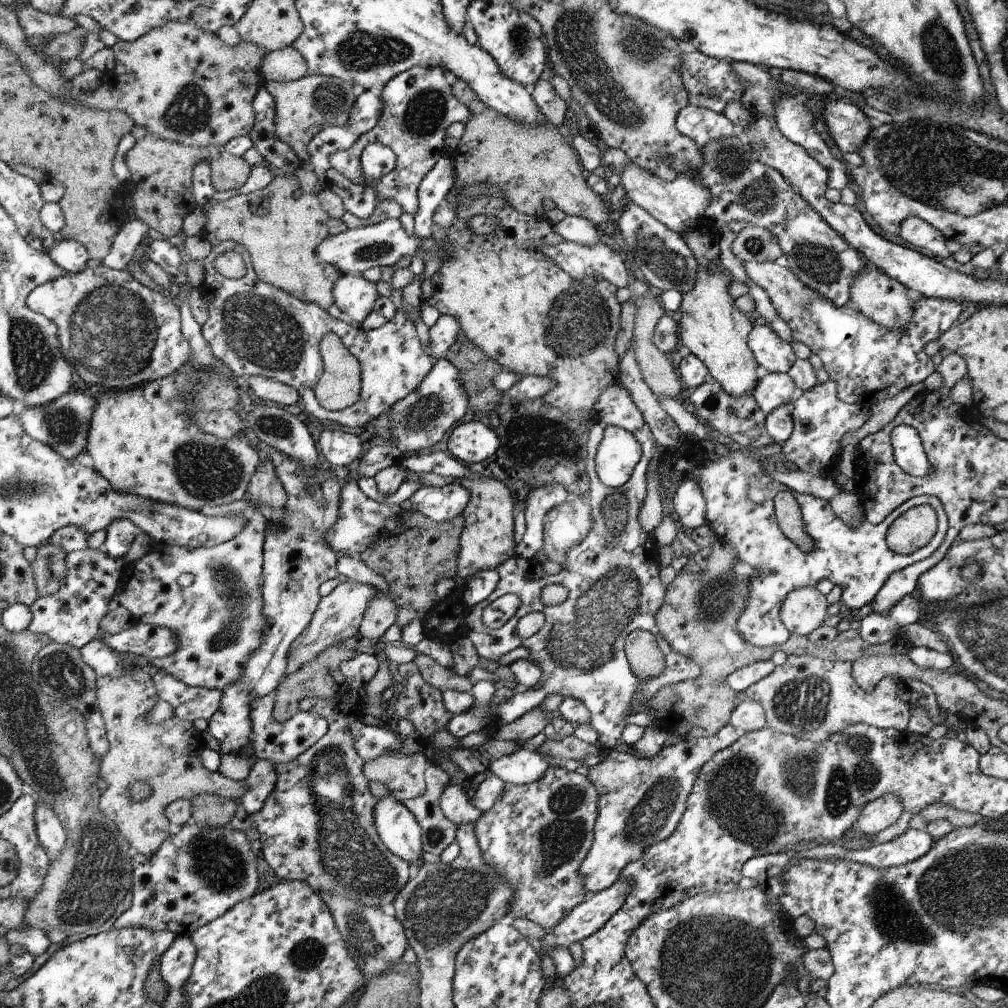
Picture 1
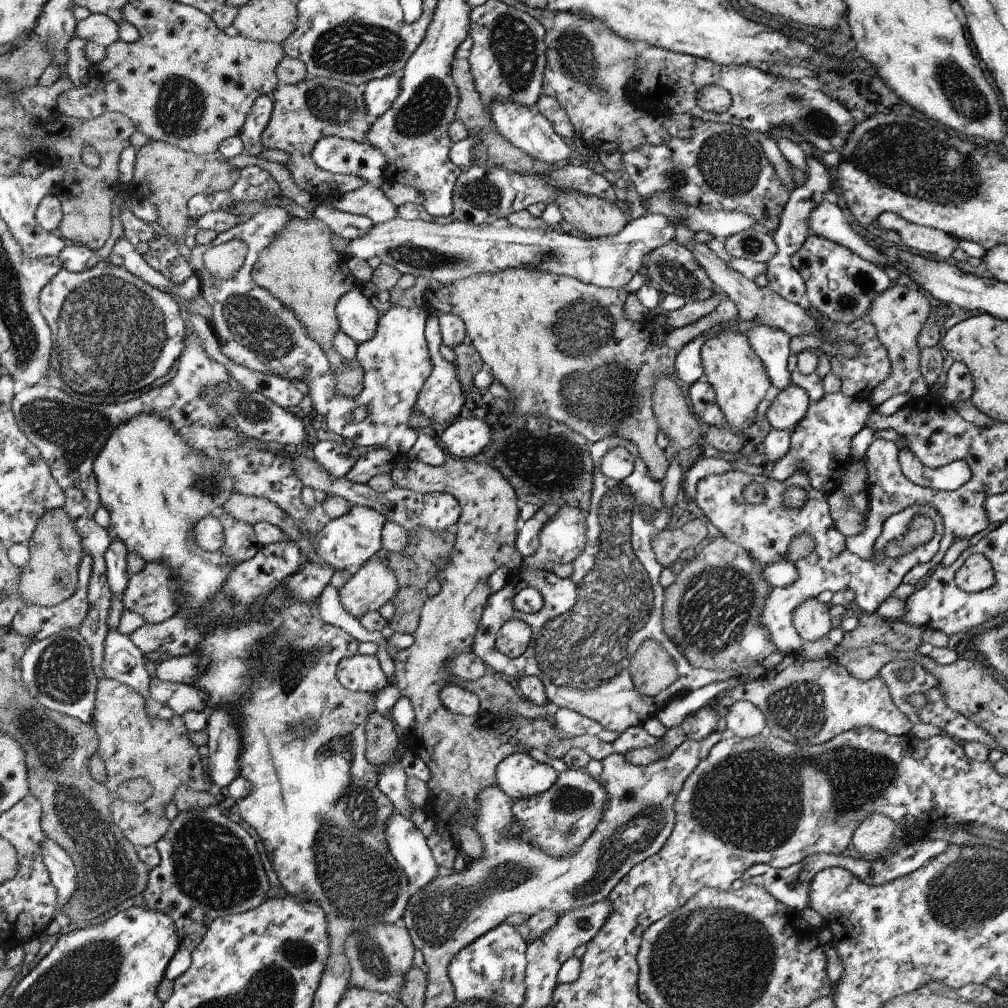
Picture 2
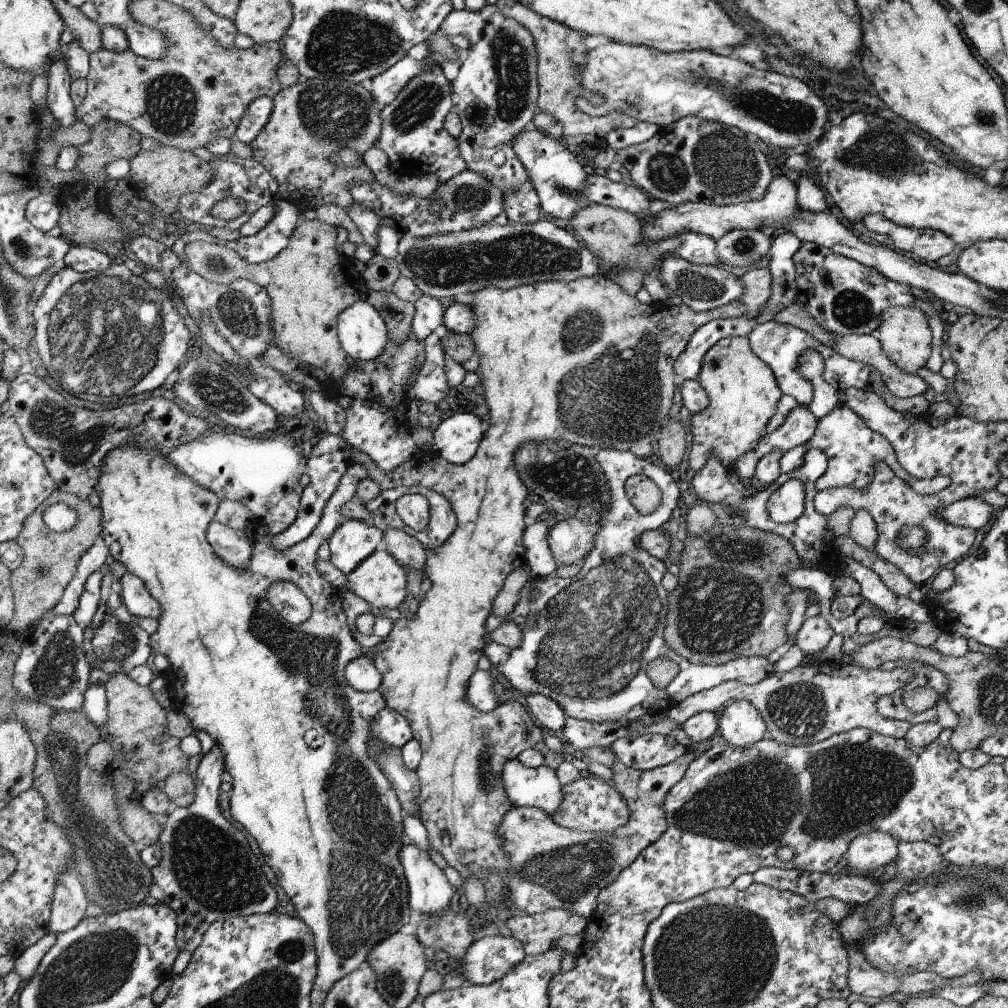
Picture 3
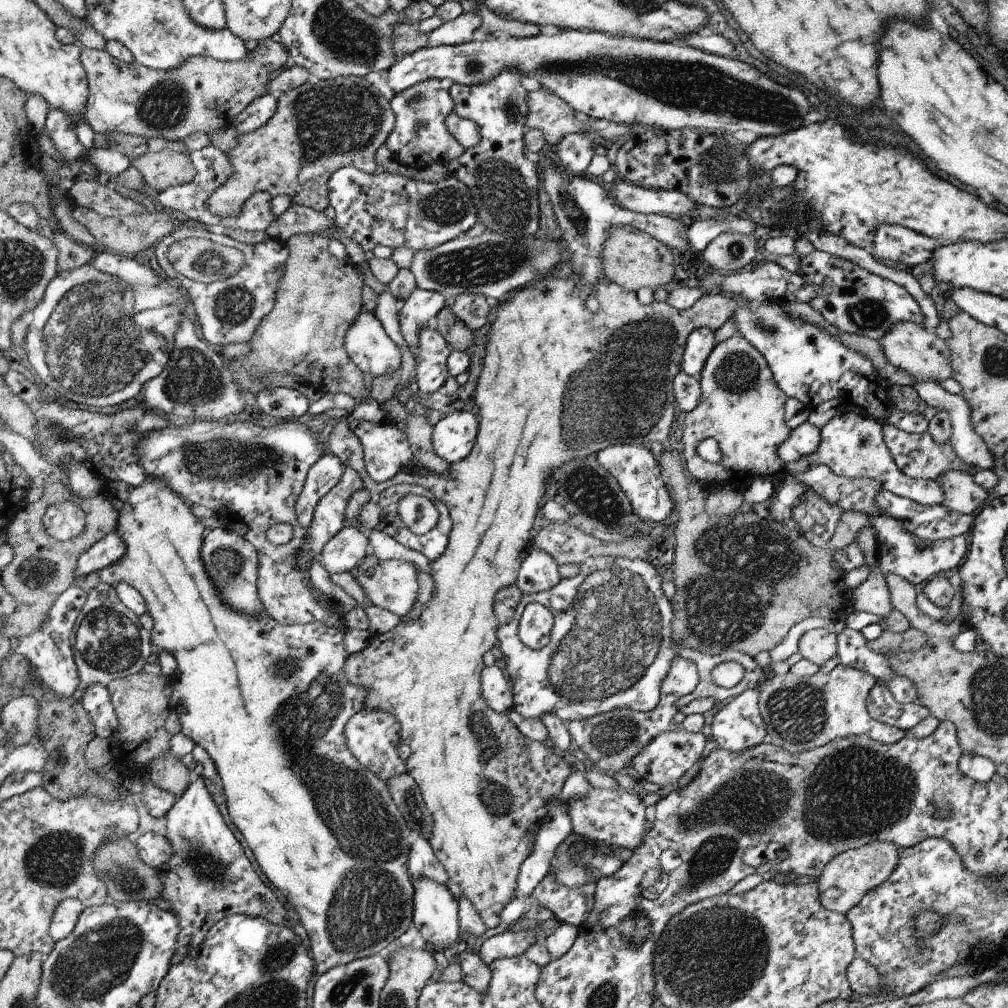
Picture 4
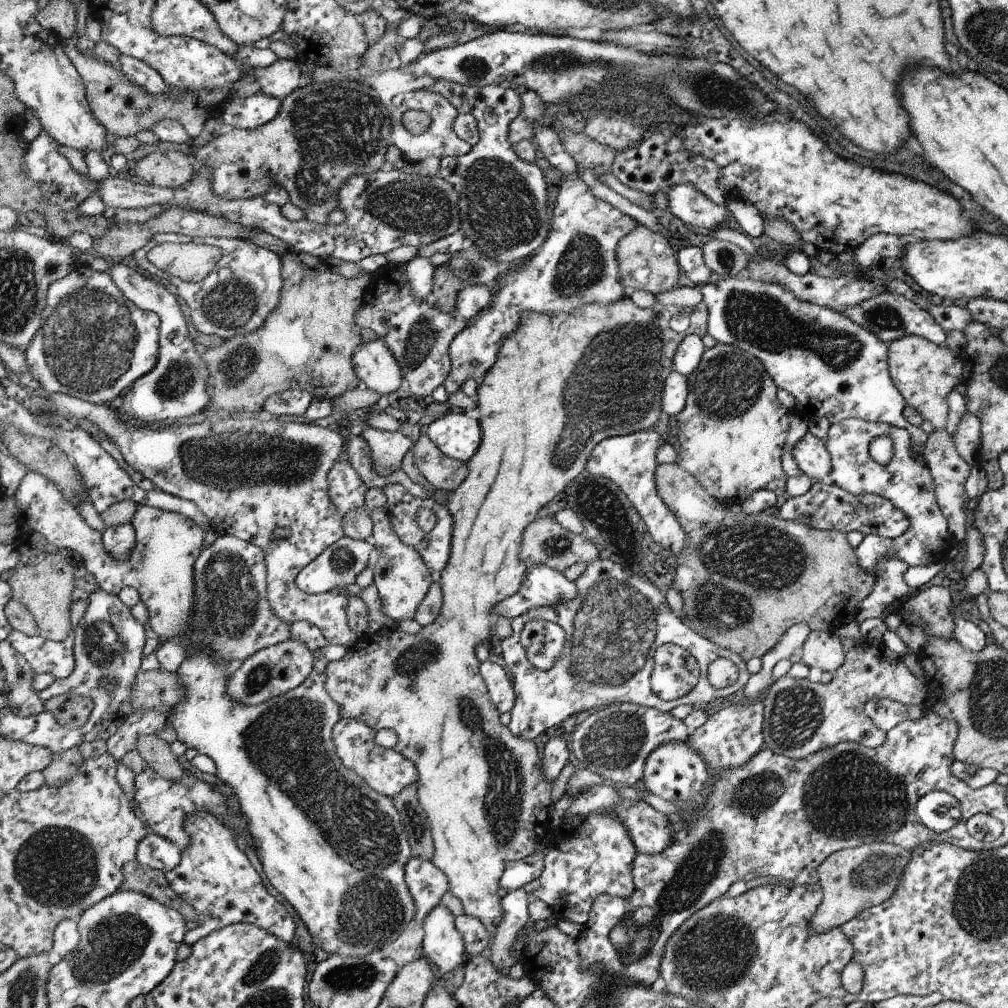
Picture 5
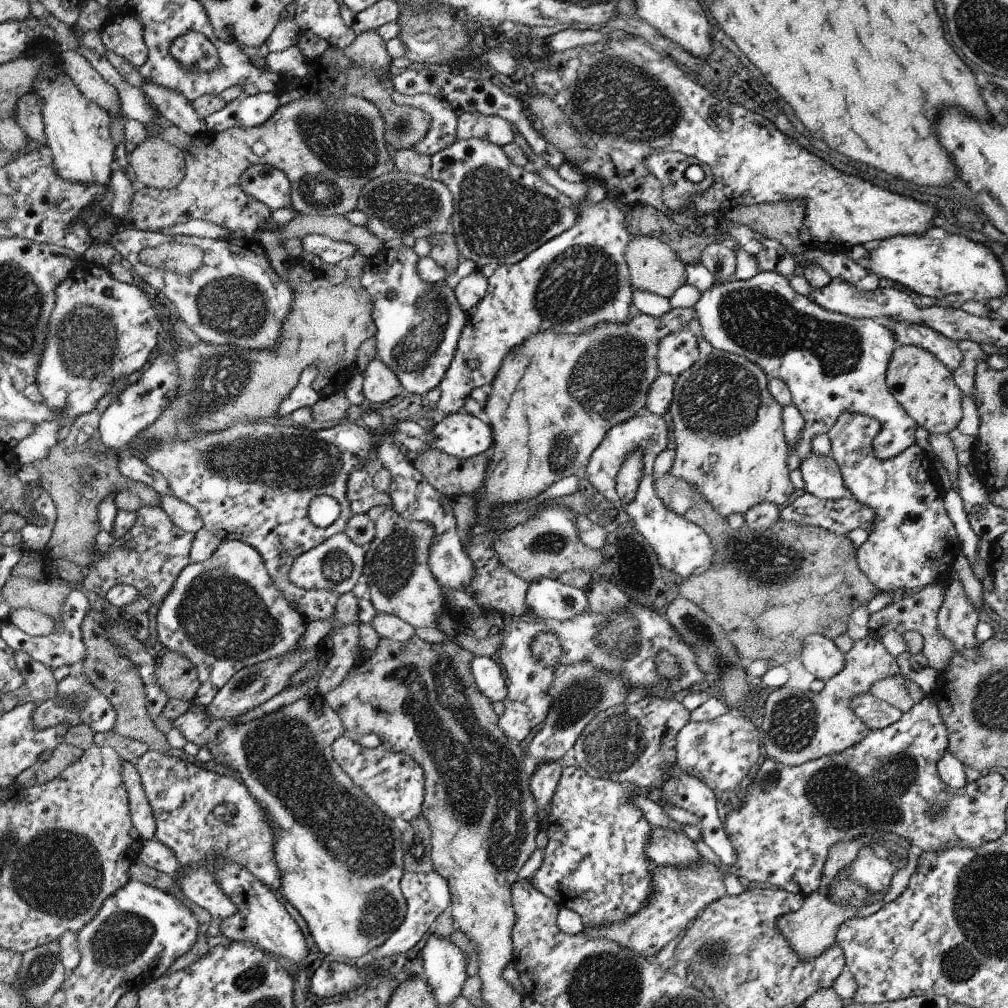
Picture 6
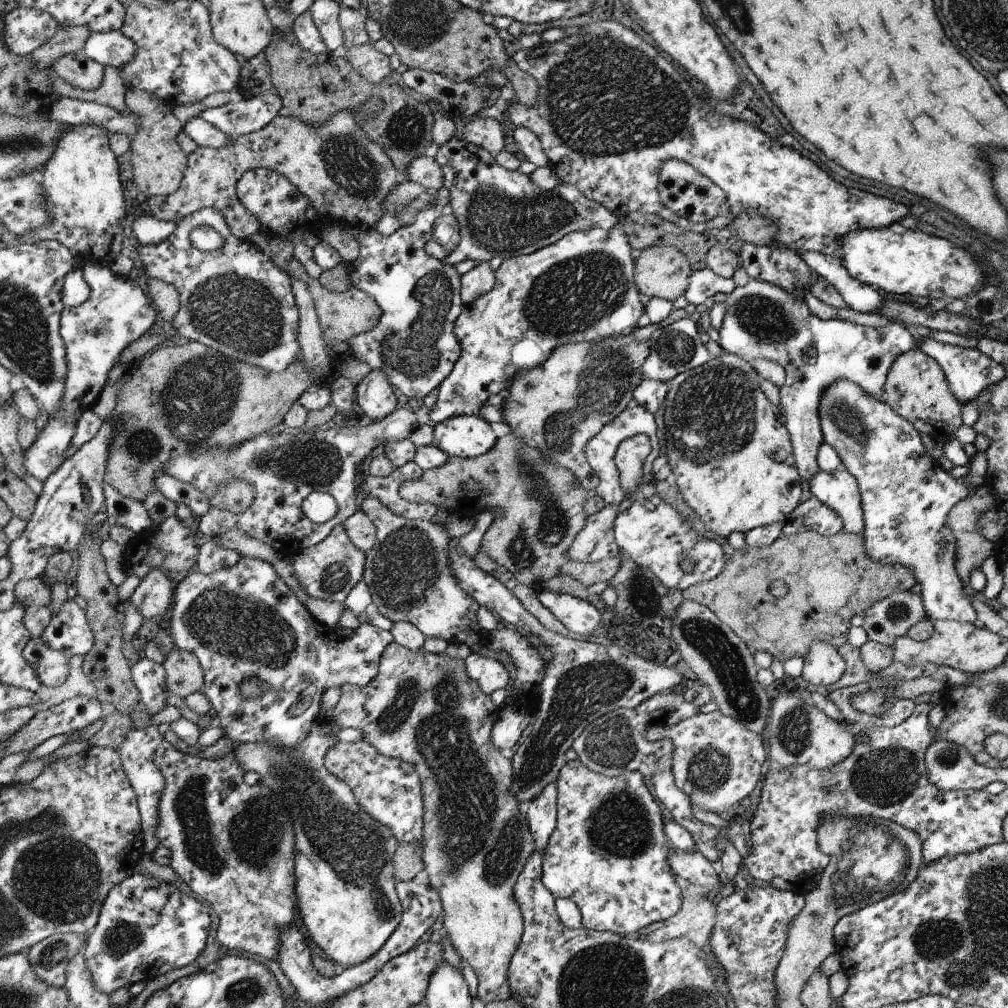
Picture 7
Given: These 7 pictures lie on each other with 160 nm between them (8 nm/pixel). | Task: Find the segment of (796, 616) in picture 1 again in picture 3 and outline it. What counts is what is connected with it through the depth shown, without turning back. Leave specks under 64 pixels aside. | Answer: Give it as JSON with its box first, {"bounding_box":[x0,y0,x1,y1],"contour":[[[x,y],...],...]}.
{"bounding_box":[666,611,914,746],"contour":[[[826,611],[818,613],[802,619],[803,626],[799,628],[799,634],[796,635],[795,643],[797,648],[801,650],[804,656],[810,656],[816,661],[806,664],[806,666],[798,665],[790,671],[776,672],[767,676],[755,685],[745,685],[738,681],[728,681],[707,691],[700,691],[685,698],[680,704],[672,707],[666,716],[676,722],[679,726],[687,722],[691,716],[702,711],[715,712],[724,706],[726,702],[732,700],[750,701],[761,713],[764,715],[764,720],[768,723],[769,738],[777,740],[786,746],[809,745],[812,743],[822,742],[830,739],[831,736],[852,731],[856,727],[866,727],[868,730],[879,732],[887,737],[894,737],[895,739],[904,739],[906,733],[912,725],[908,721],[901,721],[900,719],[889,719],[879,711],[878,702],[884,695],[891,695],[896,692],[897,688],[906,686],[908,682],[914,680],[914,669],[911,668],[895,668],[891,671],[883,671],[879,668],[874,668],[871,671],[857,667],[856,665],[848,665],[844,662],[829,663],[820,660],[819,655],[823,648],[826,648],[830,638],[835,634],[830,626],[830,619]]]}

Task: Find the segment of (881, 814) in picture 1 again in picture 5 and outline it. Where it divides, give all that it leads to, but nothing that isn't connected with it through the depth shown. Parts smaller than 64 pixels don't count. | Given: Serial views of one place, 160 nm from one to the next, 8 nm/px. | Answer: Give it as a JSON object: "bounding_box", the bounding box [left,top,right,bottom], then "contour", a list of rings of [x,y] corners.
{"bounding_box":[810,842,911,933],"contour":[[[884,842],[840,849],[830,855],[818,870],[823,900],[810,921],[813,931],[823,933],[840,927],[862,911],[887,901],[910,860],[911,851]]]}

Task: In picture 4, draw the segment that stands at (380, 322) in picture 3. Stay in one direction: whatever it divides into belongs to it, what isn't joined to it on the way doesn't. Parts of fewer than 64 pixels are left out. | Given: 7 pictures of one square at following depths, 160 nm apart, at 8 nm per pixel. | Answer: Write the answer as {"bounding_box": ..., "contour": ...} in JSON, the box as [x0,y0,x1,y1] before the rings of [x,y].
{"bounding_box":[346,310,400,378],"contour":[[[365,310],[352,324],[346,334],[346,349],[347,355],[363,369],[363,372],[370,372],[374,378],[386,373],[393,373],[400,368],[400,349],[384,331],[382,323],[373,312]]]}

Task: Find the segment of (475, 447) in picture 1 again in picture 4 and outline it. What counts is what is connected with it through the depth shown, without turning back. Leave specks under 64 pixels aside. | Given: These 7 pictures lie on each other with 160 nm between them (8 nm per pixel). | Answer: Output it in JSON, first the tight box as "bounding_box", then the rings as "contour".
{"bounding_box":[432,408,478,465],"contour":[[[470,408],[456,411],[433,426],[432,442],[435,451],[450,465],[467,458],[474,450],[478,420]]]}

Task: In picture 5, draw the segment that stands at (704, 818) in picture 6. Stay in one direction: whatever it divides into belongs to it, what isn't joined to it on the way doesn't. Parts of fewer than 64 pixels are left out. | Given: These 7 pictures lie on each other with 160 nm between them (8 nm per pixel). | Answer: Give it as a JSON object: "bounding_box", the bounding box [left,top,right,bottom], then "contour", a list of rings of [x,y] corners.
{"bounding_box":[642,741,709,806],"contour":[[[672,741],[671,743],[663,744],[663,746],[656,747],[651,752],[646,762],[646,768],[642,780],[646,789],[650,790],[652,794],[656,794],[664,800],[671,800],[677,806],[681,802],[689,802],[702,790],[702,784],[708,780],[709,771],[706,768],[705,760],[689,745],[688,741]]]}

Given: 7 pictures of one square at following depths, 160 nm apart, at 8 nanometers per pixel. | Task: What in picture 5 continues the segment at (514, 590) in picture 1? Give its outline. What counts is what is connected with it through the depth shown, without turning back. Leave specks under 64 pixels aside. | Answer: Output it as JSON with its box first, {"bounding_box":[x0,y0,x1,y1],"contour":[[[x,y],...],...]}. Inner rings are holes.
{"bounding_box":[500,430,751,740],"contour":[[[654,430],[604,439],[591,452],[586,470],[594,476],[612,479],[624,491],[637,513],[644,519],[653,540],[670,550],[672,555],[679,556],[679,552],[686,544],[687,534],[675,519],[673,511],[663,501],[663,497],[658,494],[655,479],[658,465],[656,453],[664,442],[666,442],[666,435],[659,435]],[[596,559],[587,565],[586,570],[573,583],[578,588],[578,595],[574,599],[556,603],[554,607],[538,607],[523,612],[511,620],[510,636],[500,641],[504,660],[502,664],[515,692],[515,705],[510,710],[512,718],[508,728],[517,737],[532,740],[544,730],[562,724],[570,716],[599,706],[634,703],[670,713],[672,709],[682,709],[686,705],[689,708],[694,704],[708,704],[746,686],[751,677],[746,666],[748,661],[742,655],[720,648],[694,632],[668,604],[664,592],[652,584],[649,575],[625,571],[624,567],[609,559]],[[533,618],[555,622],[565,630],[564,648],[553,667],[548,670],[536,668],[528,660],[521,643],[524,624]],[[666,643],[677,644],[688,650],[699,662],[700,670],[697,685],[688,694],[672,702],[658,698],[651,689],[654,652]],[[720,657],[729,658],[739,668],[738,680],[723,689],[714,688],[707,677],[710,663]]]}

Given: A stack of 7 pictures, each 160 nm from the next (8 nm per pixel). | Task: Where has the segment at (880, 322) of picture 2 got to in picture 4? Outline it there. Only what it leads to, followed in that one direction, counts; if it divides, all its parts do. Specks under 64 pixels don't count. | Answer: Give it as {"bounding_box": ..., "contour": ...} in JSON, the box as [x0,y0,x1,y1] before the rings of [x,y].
{"bounding_box":[880,321,954,383],"contour":[[[900,321],[880,338],[881,347],[887,361],[896,368],[905,370],[912,375],[914,383],[925,380],[939,382],[950,379],[954,376],[954,366],[952,366],[951,350],[946,340],[939,338],[933,330],[929,330],[923,325],[910,321]]]}

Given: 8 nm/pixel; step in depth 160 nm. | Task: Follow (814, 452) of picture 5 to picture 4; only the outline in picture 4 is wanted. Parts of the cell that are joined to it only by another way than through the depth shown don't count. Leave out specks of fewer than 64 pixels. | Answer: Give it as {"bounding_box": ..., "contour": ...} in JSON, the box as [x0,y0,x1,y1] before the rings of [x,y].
{"bounding_box":[778,421,821,463],"contour":[[[808,421],[803,422],[800,426],[791,430],[790,436],[778,450],[778,456],[785,463],[801,460],[802,457],[818,450],[821,435],[821,429],[817,426],[810,424]]]}

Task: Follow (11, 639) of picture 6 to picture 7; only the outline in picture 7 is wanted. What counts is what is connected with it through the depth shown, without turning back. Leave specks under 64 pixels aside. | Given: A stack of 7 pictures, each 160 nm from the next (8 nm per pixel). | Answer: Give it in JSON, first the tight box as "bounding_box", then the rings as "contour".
{"bounding_box":[42,598,94,656],"contour":[[[70,598],[64,603],[60,614],[42,636],[50,648],[72,656],[84,656],[94,644],[92,629],[88,624],[85,609]]]}

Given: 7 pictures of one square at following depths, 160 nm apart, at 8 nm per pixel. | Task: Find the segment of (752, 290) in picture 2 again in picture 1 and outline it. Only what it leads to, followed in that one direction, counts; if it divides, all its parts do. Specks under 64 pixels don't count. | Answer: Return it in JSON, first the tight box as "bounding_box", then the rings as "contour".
{"bounding_box":[620,160,712,238],"contour":[[[630,160],[626,162],[624,168],[626,170],[622,170],[620,178],[627,198],[632,200],[634,204],[638,204],[640,208],[644,208],[646,212],[654,216],[655,220],[662,222],[682,238],[684,238],[684,232],[705,215],[706,206],[710,204],[712,194],[702,184],[696,184],[693,180],[690,180],[690,177],[679,175],[672,182],[665,182],[662,178],[642,170],[640,166],[636,166]]]}

